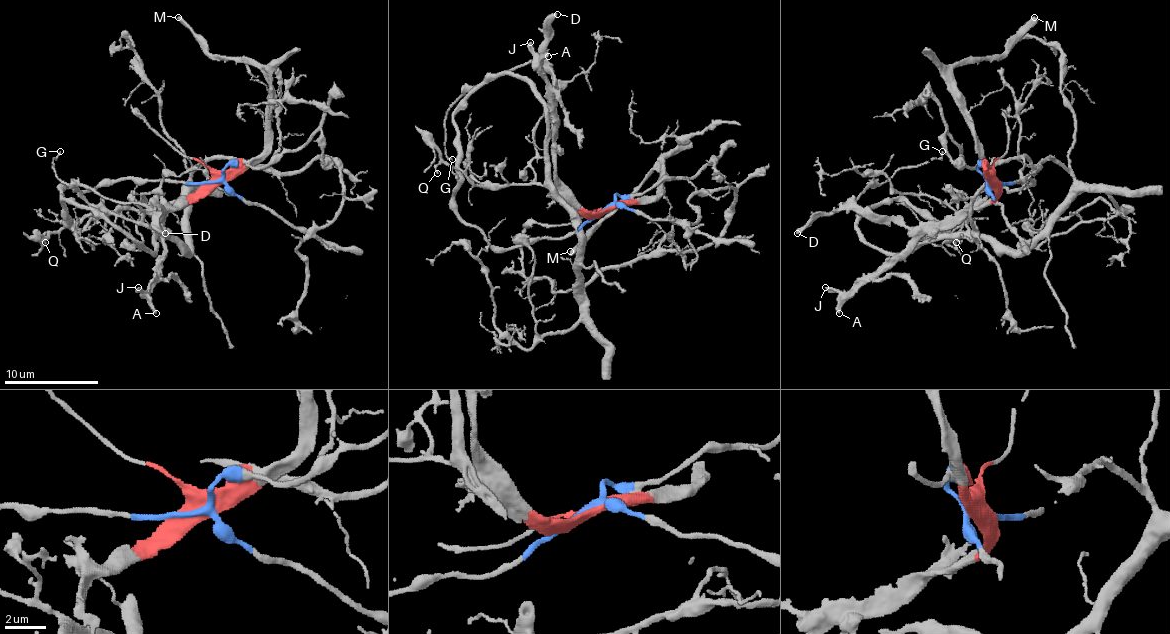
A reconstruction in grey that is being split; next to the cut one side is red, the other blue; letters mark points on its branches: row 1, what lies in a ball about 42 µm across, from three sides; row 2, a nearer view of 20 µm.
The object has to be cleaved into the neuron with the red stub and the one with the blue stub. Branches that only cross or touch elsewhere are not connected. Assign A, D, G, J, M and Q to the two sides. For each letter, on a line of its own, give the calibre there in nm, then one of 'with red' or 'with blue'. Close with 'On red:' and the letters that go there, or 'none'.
A: calibre 280 nm; with red
D: calibre 300 nm; with red
G: calibre 150 nm; with red
J: calibre 300 nm; with red
M: calibre 400 nm; with red
Q: calibre 140 nm; with blue
On red: A, D, G, J, M

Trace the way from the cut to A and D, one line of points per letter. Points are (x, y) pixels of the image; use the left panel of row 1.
A: (215, 182), (196, 198), (163, 217), (161, 271), (149, 293), (149, 302), (156, 314)
D: (215, 182), (196, 198), (163, 217), (161, 226), (161, 212), (154, 210), (154, 222), (166, 233)

